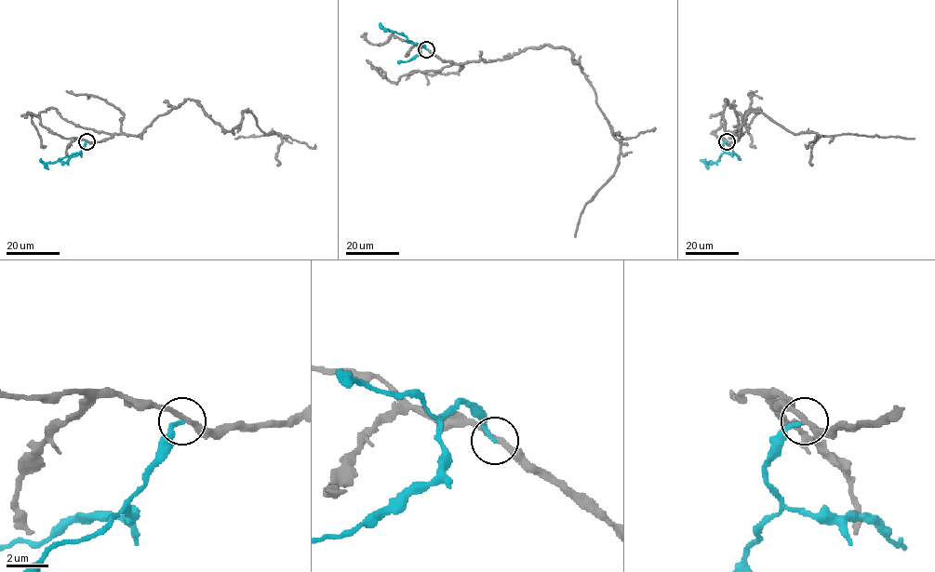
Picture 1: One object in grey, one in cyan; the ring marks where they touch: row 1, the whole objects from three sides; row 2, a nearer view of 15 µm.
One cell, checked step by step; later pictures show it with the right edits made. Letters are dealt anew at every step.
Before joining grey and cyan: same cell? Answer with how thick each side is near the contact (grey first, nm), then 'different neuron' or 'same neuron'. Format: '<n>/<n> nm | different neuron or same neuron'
240/220 nm | different neuron

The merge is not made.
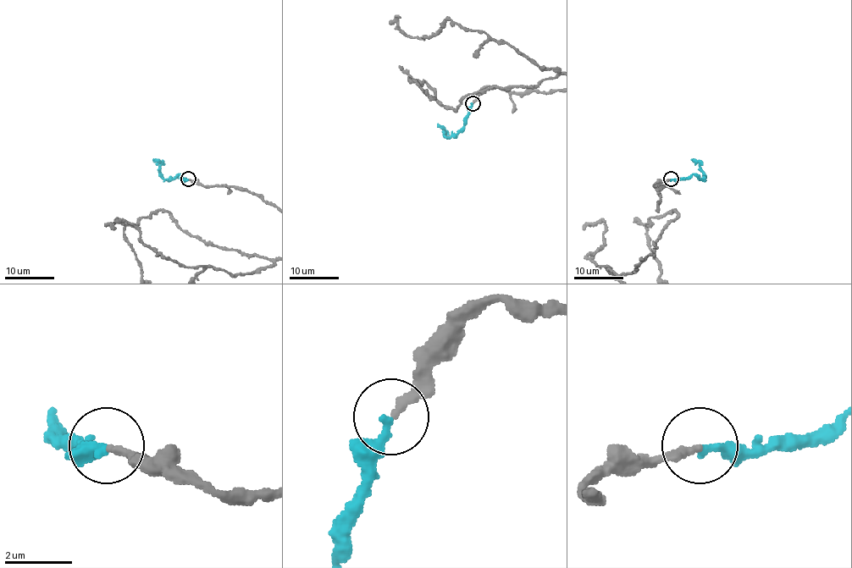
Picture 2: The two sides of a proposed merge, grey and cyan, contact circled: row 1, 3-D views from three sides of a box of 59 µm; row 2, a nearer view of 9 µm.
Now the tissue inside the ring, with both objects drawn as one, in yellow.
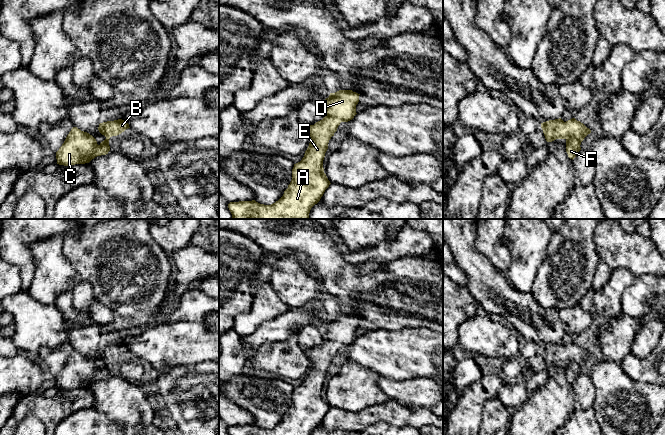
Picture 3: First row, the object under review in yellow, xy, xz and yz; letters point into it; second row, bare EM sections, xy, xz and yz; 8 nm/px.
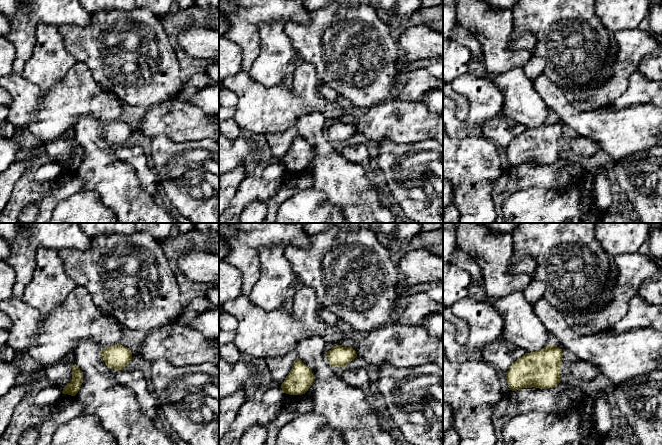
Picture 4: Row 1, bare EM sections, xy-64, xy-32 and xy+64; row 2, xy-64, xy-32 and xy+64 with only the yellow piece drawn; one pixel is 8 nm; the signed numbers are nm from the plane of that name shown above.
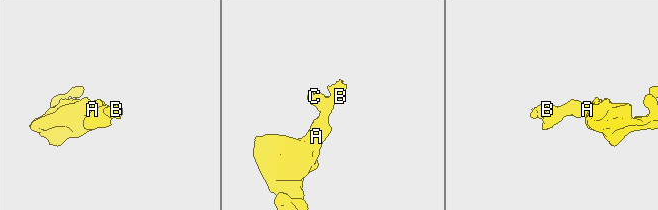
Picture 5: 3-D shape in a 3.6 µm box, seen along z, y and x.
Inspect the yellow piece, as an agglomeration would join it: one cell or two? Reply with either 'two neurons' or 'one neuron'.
one neuron

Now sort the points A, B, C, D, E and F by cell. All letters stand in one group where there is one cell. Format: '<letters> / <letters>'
A B C D E F

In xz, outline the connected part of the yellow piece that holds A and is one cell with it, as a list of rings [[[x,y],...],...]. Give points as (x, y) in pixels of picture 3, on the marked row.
[[[352,90],[330,93],[322,103],[326,116],[304,128],[310,143],[302,160],[294,164],[292,180],[283,196],[271,205],[255,200],[230,202],[232,219],[309,219],[311,208],[331,184],[323,168],[329,140],[341,122],[352,120],[357,114],[359,95]]]

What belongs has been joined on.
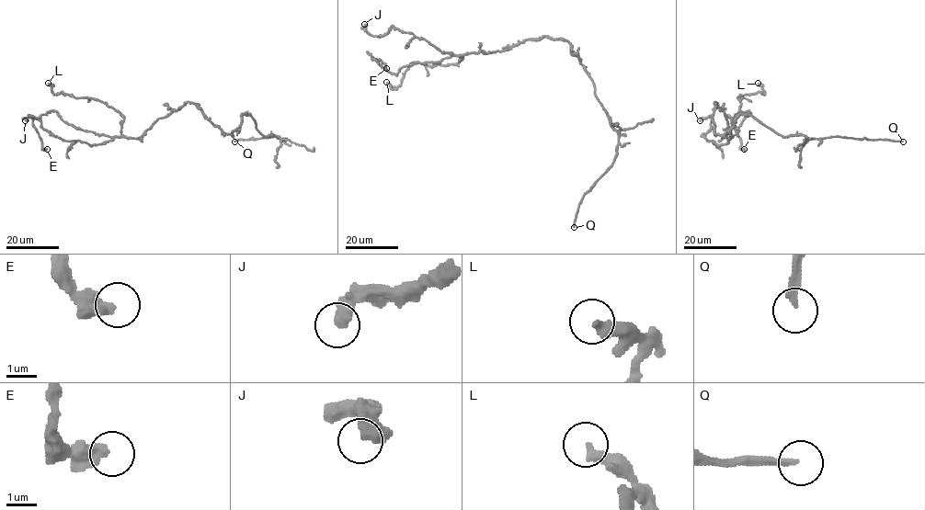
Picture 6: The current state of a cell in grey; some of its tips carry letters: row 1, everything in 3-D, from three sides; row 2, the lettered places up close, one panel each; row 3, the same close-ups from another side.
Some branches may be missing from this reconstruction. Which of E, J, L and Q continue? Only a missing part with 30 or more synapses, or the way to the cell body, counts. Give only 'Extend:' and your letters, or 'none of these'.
Extend: Q

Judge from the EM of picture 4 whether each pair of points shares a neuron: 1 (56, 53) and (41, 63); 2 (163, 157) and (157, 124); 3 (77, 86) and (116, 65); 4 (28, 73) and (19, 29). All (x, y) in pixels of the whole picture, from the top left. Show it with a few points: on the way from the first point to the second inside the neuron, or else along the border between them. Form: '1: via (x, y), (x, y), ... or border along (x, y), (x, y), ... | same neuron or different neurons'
1: via (52, 57), (45, 63) | same neuron
2: border along (151, 138), (164, 134), (173, 141), (182, 141) | different neurons
3: border along (78, 61), (87, 67), (93, 79), (104, 89) | different neurons
4: border along (35, 41), (33, 53), (20, 73) | different neurons

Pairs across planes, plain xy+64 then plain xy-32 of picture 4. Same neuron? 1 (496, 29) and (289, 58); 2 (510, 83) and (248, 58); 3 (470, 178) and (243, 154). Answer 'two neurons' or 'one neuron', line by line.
1: one neuron
2: two neurons
3: one neuron

